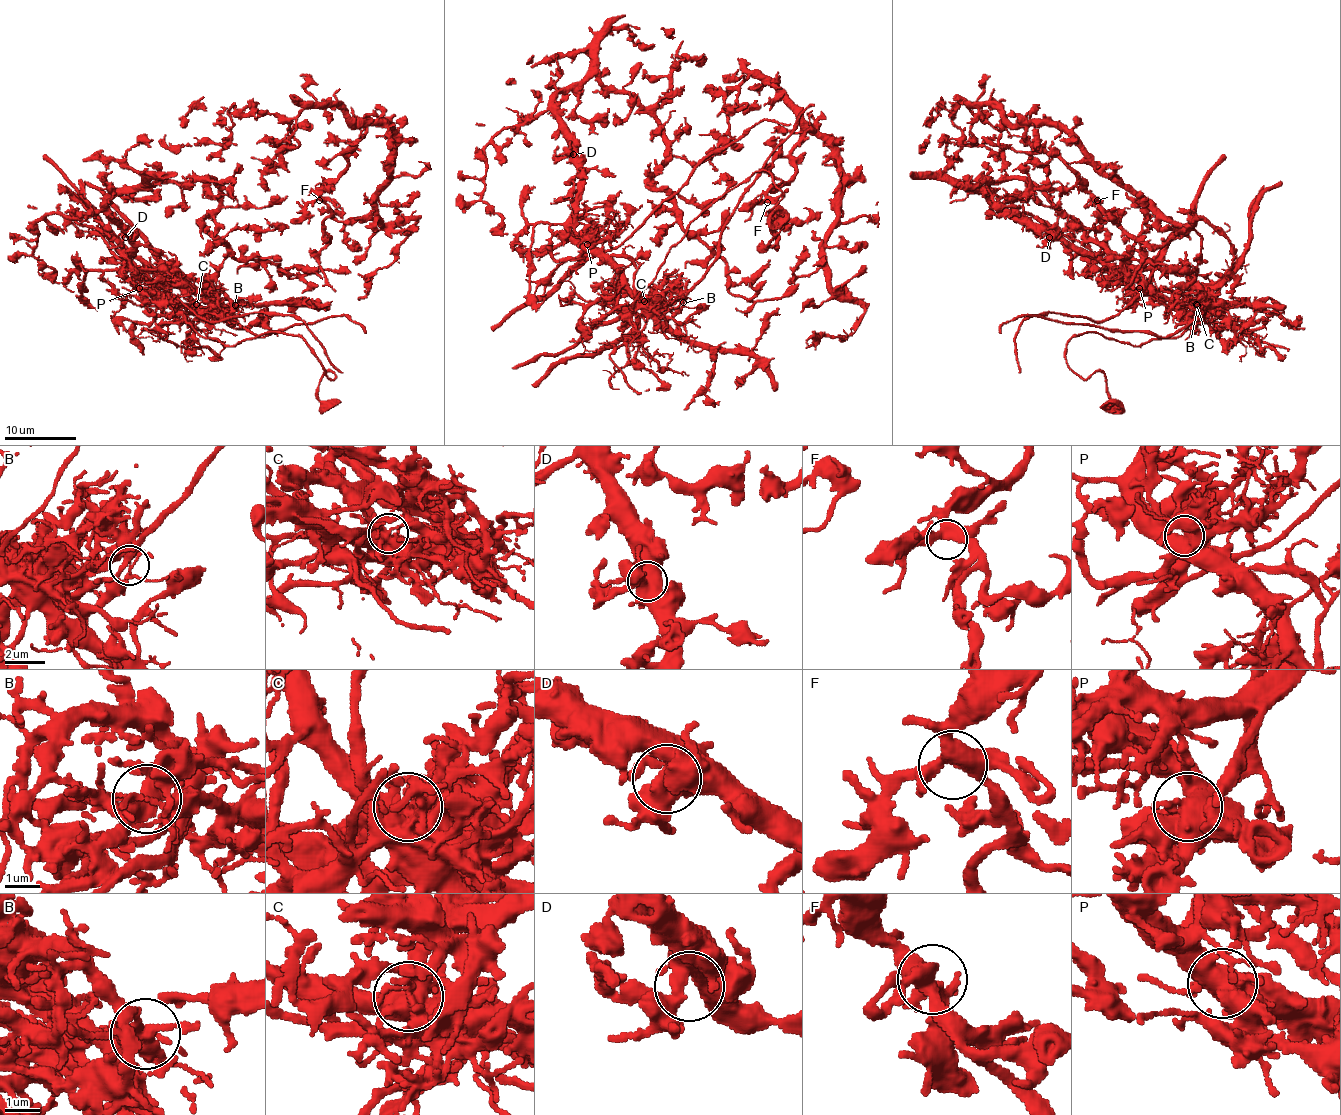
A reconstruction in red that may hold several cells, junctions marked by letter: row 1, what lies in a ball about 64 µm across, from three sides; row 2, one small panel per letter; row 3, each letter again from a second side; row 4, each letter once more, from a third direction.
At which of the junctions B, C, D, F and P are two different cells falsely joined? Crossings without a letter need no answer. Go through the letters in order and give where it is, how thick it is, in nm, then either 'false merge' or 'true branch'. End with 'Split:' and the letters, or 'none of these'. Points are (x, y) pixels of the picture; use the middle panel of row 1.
B: (683, 302) | 140 nm | false merge
C: (644, 301) | 500 nm | false merge
D: (573, 154) | 420 nm | true branch
F: (767, 202) | 440 nm | true branch
P: (587, 244) | 600 nm | false merge
Split: B, C, P

